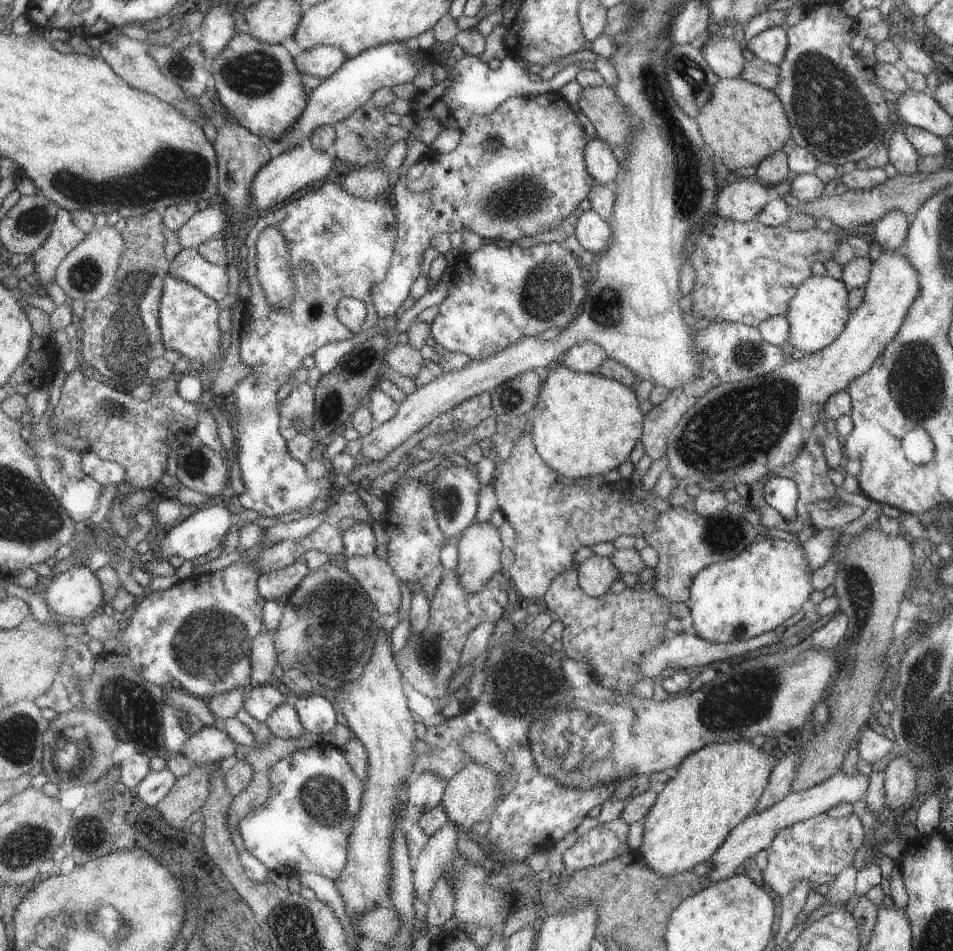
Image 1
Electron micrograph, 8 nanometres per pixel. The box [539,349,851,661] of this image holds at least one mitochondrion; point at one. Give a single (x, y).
(736, 427)

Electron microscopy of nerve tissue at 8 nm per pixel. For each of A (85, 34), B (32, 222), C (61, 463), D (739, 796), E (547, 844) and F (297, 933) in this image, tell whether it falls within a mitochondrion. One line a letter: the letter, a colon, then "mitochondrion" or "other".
A: other
B: mitochondrion
C: mitochondrion
D: other
E: other
F: mitochondrion

